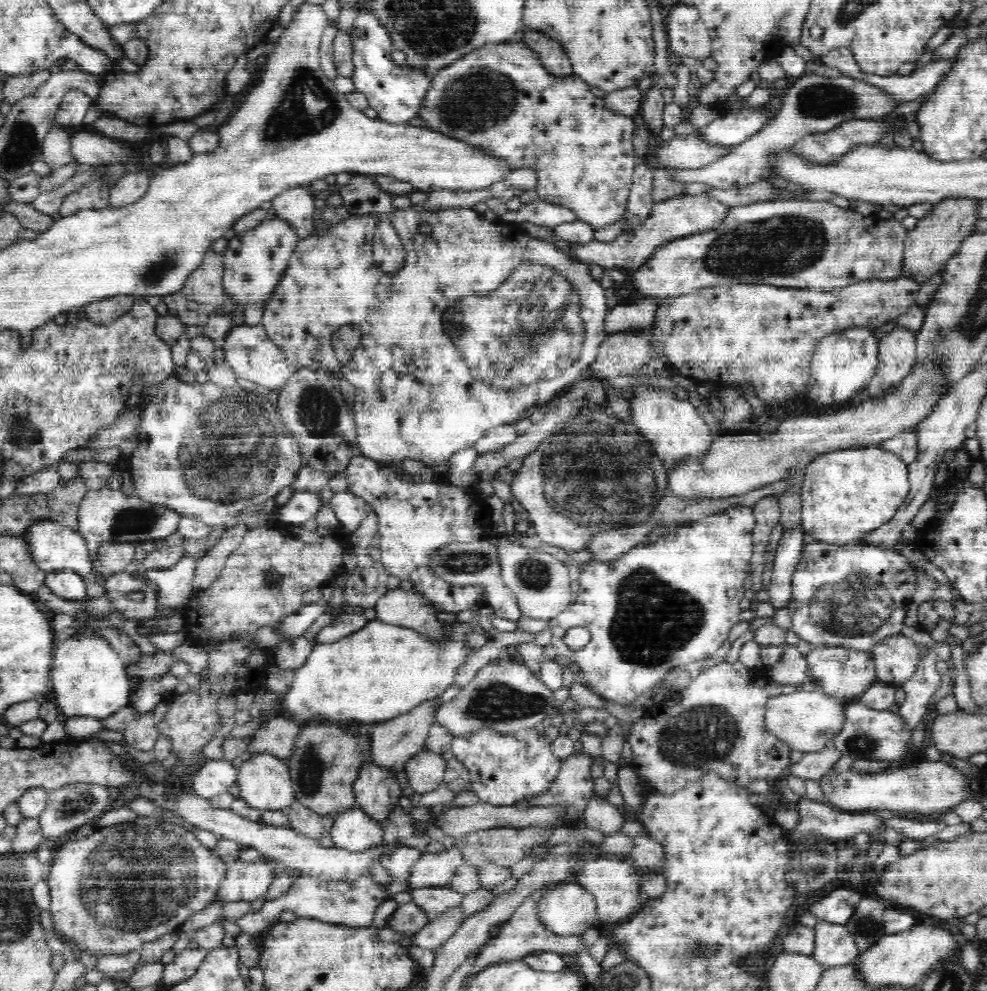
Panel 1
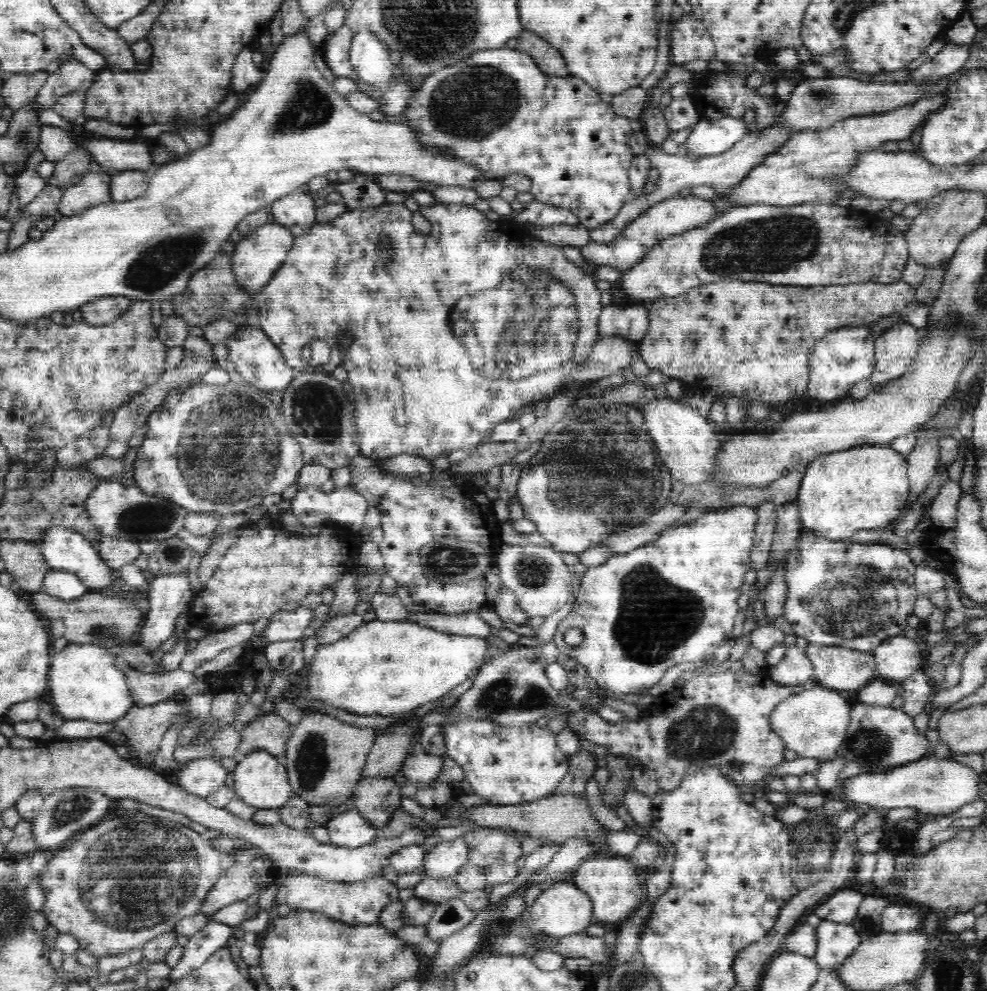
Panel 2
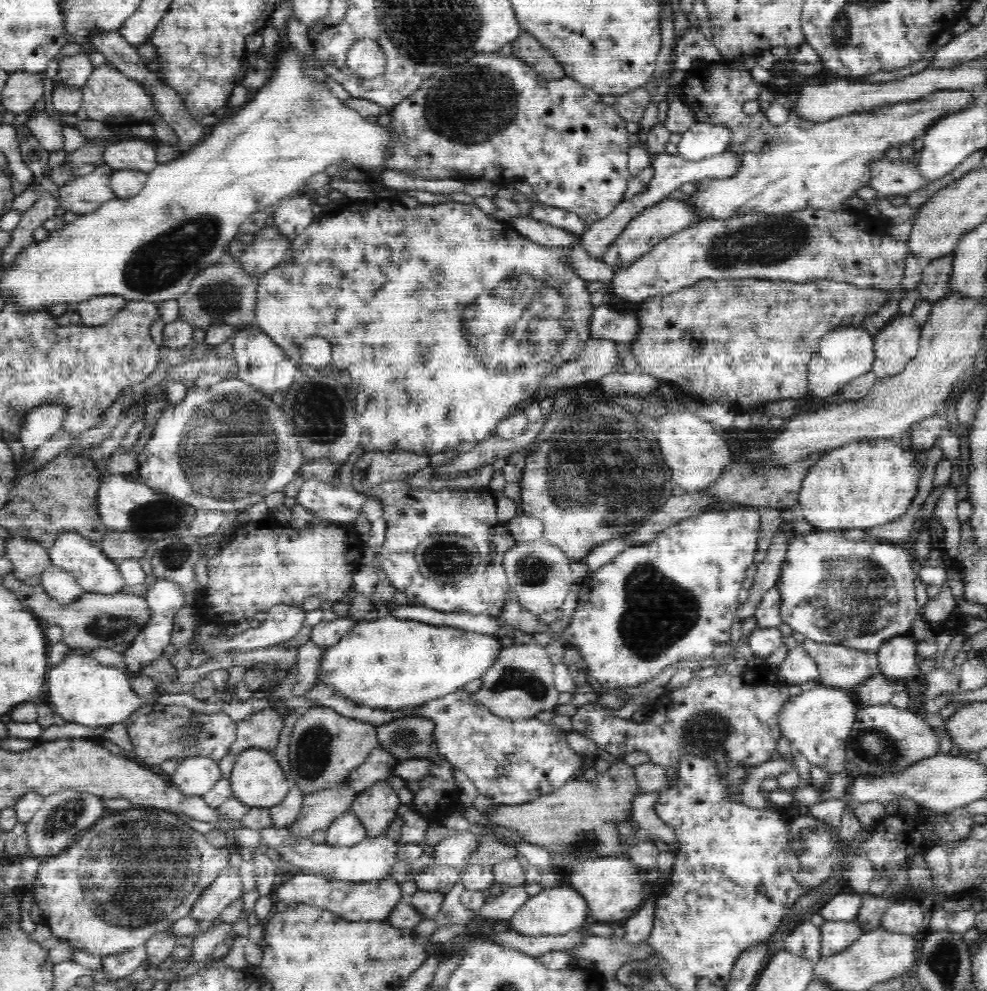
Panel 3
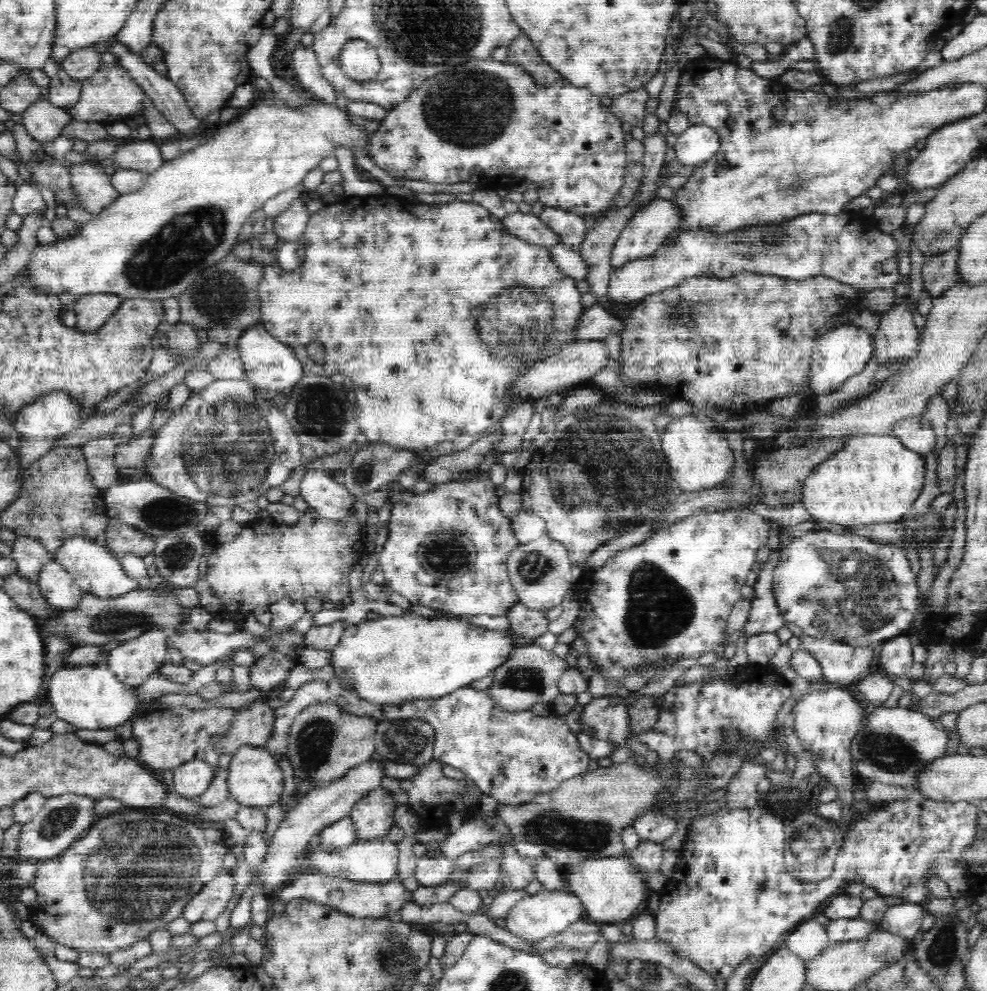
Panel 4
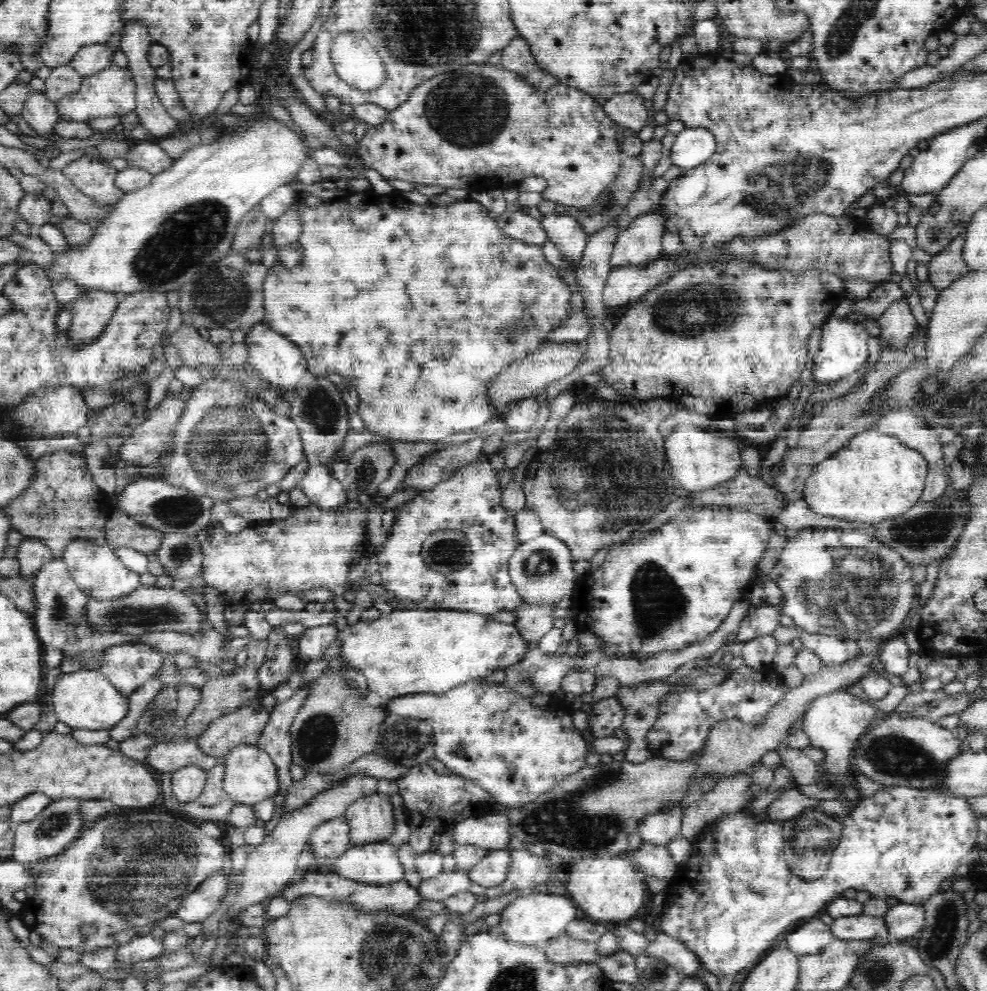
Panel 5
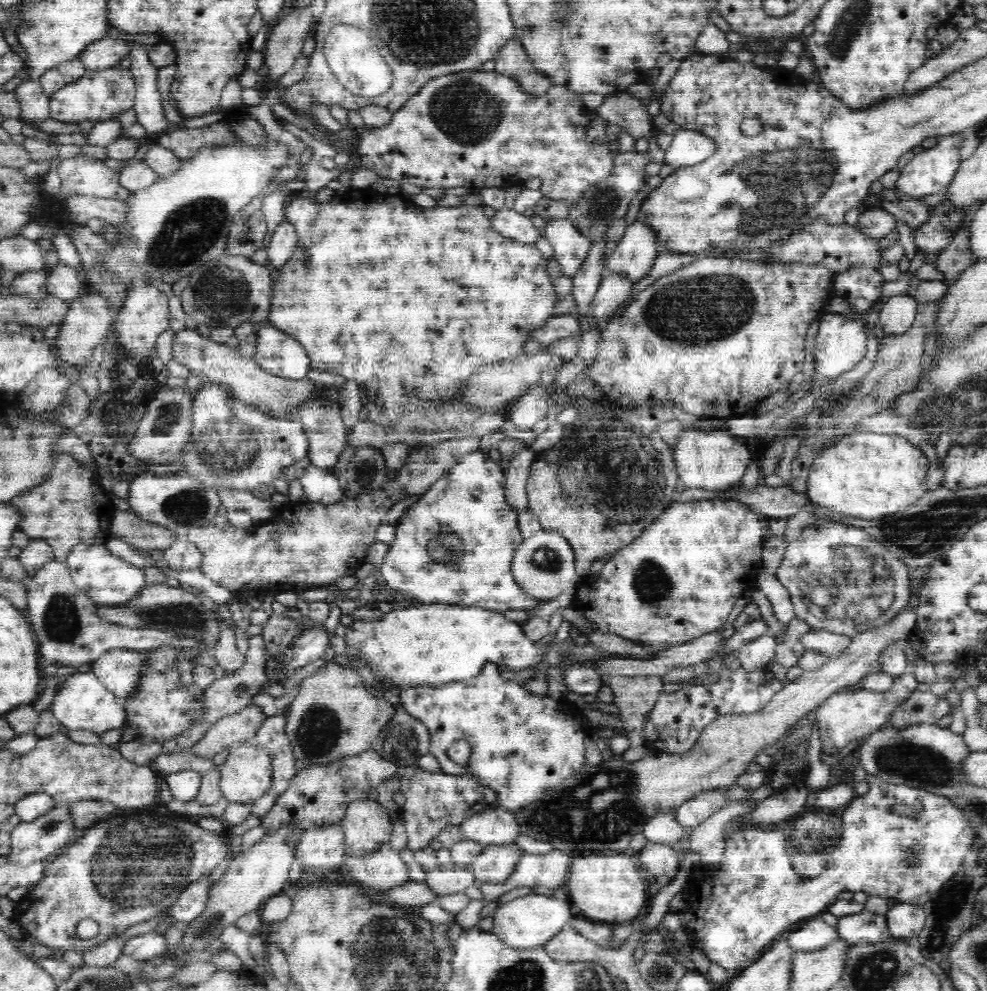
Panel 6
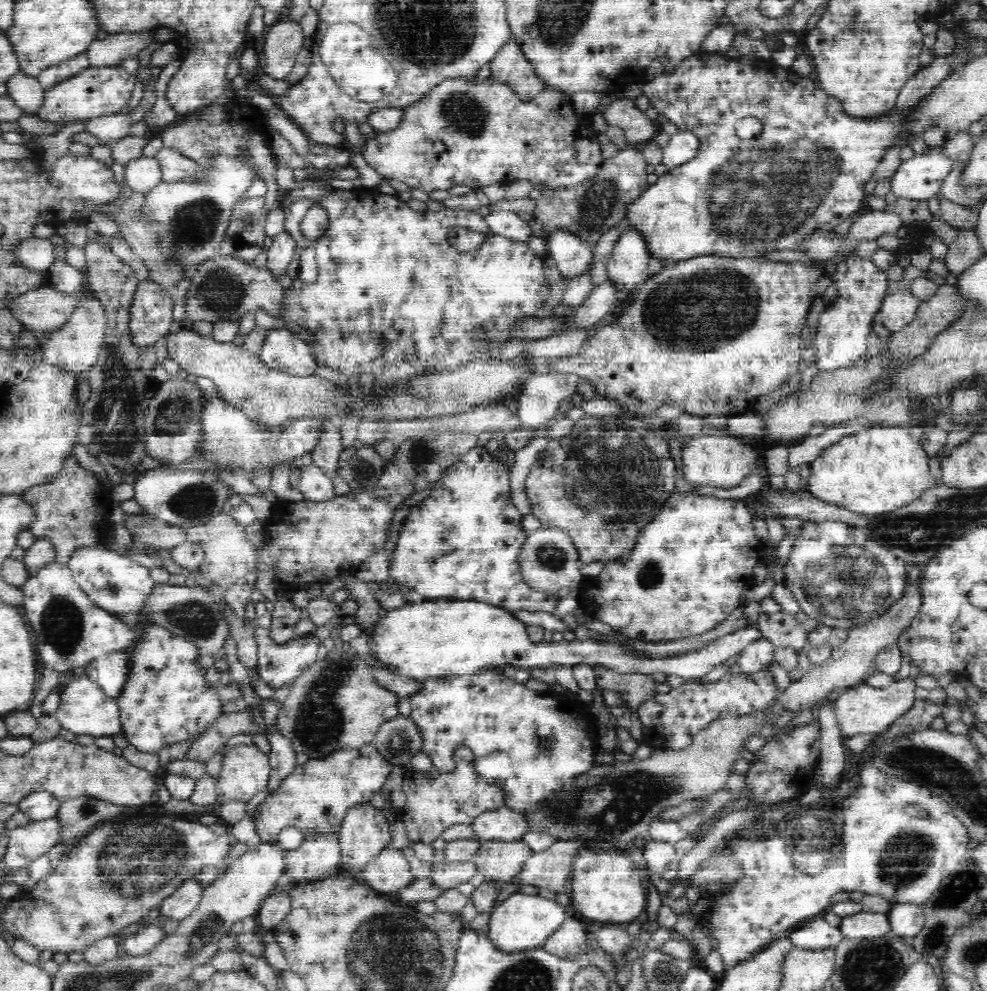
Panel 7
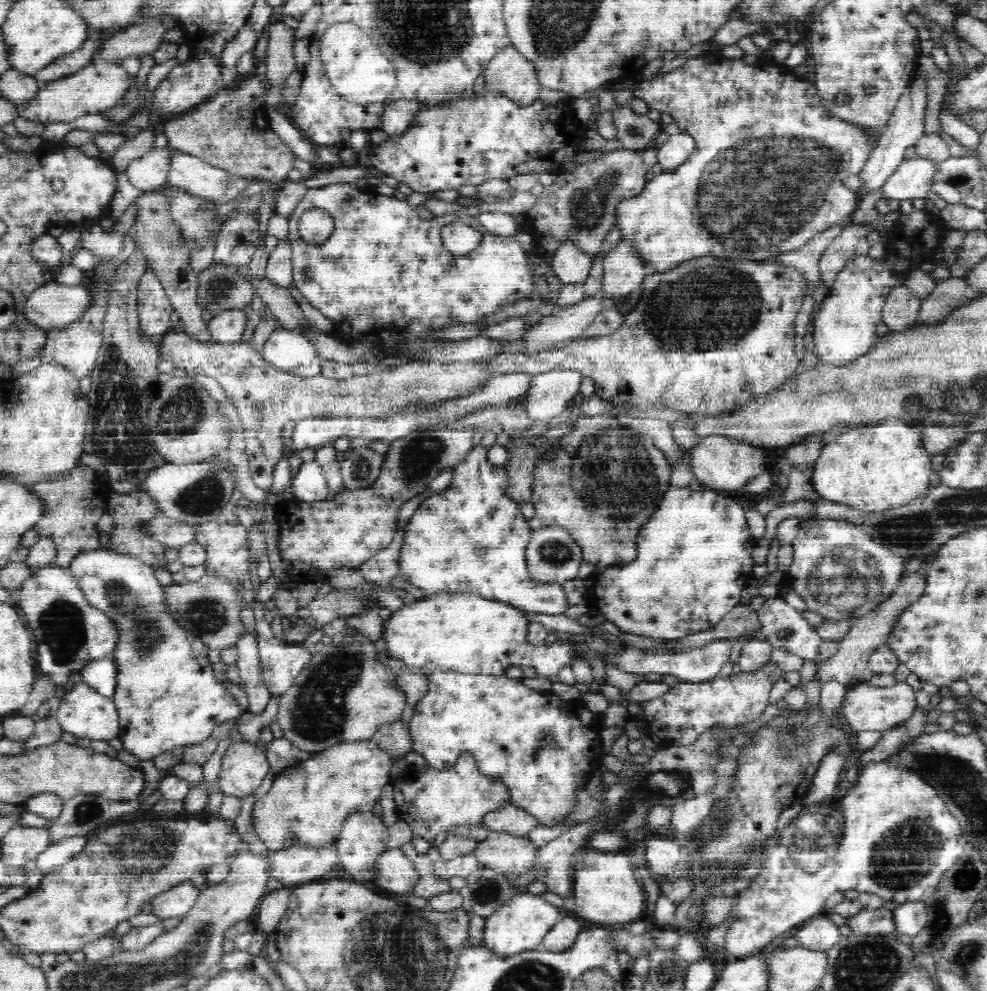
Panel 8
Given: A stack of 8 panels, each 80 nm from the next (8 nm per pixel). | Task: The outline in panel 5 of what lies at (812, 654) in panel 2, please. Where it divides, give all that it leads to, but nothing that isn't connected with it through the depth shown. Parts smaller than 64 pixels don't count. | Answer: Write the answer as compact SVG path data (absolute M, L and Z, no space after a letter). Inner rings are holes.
M803 631L800 638L803 647L815 652L823 660L823 664L844 662L846 658L855 654L855 648L858 647L856 640L822 633Z

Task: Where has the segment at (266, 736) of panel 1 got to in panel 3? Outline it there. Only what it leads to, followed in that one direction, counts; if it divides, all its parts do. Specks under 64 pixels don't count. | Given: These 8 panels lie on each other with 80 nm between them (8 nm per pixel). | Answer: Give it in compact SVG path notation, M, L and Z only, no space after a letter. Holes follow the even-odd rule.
M263 708L256 716L237 724L232 752L240 754L246 748L256 747L273 752L278 744L278 736L284 728L283 716L273 708Z

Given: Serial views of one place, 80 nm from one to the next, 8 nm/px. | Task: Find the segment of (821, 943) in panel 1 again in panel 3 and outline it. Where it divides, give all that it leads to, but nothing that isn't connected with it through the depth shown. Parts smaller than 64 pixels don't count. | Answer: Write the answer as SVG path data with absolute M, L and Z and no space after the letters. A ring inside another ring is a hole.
M828 921L821 926L822 950L821 956L830 956L850 947L857 942L865 933L858 923L851 921Z

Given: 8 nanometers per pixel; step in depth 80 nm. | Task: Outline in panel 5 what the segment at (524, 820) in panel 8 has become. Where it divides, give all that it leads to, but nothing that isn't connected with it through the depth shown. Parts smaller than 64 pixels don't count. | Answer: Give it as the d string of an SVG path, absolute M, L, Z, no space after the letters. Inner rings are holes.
M507 811L504 814L484 812L480 816L472 816L452 826L456 844L477 844L487 849L509 846L513 835Z

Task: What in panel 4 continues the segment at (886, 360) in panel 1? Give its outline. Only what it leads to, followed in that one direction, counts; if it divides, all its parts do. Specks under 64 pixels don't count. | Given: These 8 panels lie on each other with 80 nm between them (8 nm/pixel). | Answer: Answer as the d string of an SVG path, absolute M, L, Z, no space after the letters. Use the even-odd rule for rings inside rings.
M903 300L894 302L880 317L880 325L873 337L879 362L896 358L912 358L918 350L914 314Z

